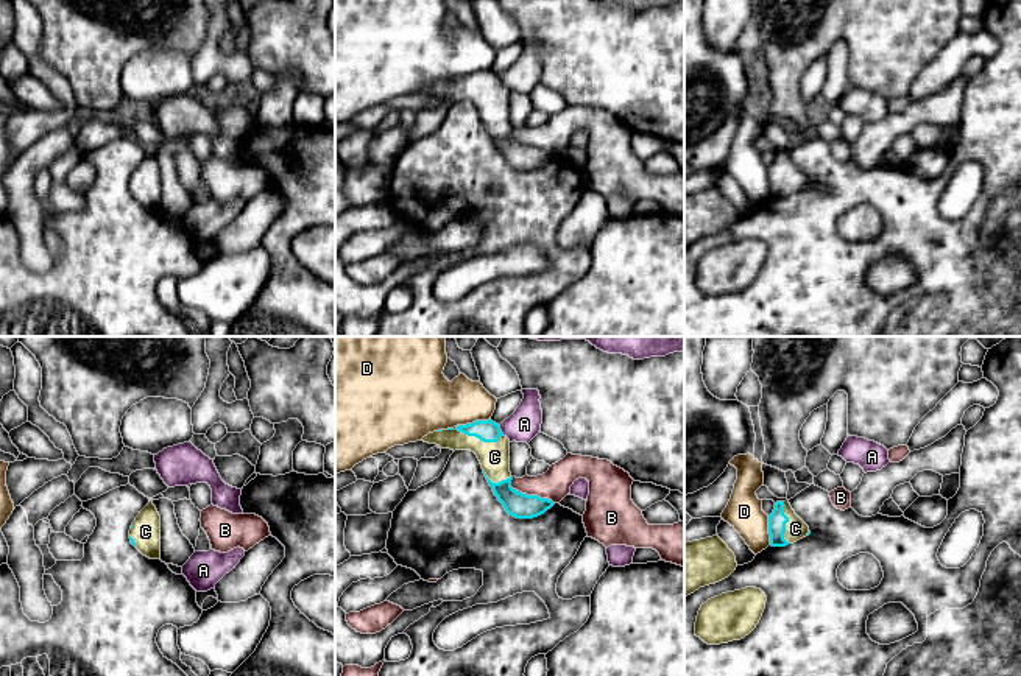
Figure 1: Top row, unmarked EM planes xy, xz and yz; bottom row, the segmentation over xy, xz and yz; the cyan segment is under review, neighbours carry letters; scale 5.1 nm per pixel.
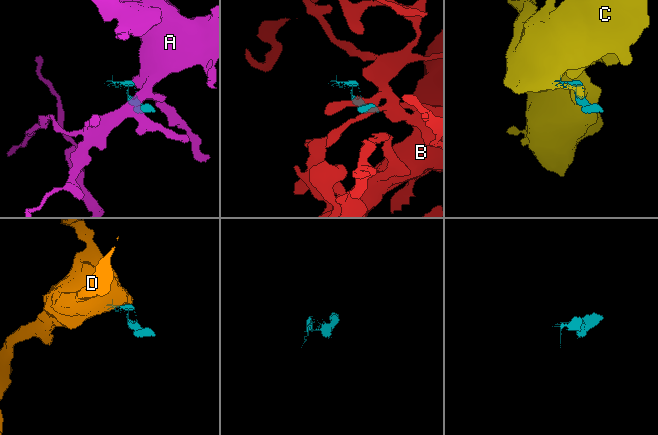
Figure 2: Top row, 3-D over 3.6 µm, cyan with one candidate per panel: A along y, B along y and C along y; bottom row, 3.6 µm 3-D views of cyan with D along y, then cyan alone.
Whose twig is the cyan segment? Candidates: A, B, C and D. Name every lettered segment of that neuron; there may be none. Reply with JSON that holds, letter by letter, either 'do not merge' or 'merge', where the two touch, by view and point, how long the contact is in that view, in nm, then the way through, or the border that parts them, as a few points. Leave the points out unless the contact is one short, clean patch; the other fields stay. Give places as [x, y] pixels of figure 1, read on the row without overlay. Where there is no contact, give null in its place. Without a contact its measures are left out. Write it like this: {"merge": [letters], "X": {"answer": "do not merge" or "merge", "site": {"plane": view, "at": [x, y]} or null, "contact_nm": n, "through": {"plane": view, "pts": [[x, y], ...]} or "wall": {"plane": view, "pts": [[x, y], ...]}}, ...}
{"merge": ["C"], "A": {"answer": "do not merge", "site": {"plane": "xz", "at": [501, 81]}, "contact_nm": 70, "wall": {"plane": "xz", "pts": [[498, 77], [504, 86]]}}, "B": {"answer": "do not merge", "site": {"plane": "xz", "at": [529, 147]}, "contact_nm": 260, "wall": {"plane": "xz", "pts": [[512, 128], [515, 140], [547, 148], [554, 154]]}}, "C": {"answer": "merge", "site": {"plane": "xz", "at": [480, 91]}, "contact_nm": 240}, "D": {"answer": "do not merge", "site": {"plane": "xz", "at": [476, 72]}, "contact_nm": 170, "wall": {"plane": "xz", "pts": [[490, 69], [459, 77]]}}}

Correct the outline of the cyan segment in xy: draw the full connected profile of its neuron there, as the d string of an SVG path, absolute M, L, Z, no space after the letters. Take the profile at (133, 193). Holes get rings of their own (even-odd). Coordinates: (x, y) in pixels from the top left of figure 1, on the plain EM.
M153 153L132 173L129 190L143 207L161 210L161 167Z

